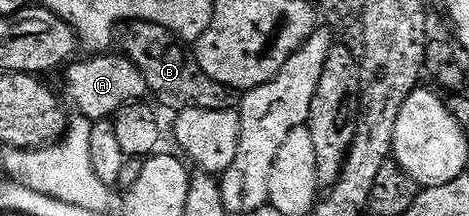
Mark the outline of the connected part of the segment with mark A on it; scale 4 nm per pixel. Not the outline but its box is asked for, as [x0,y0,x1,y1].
[65,52,149,122]

